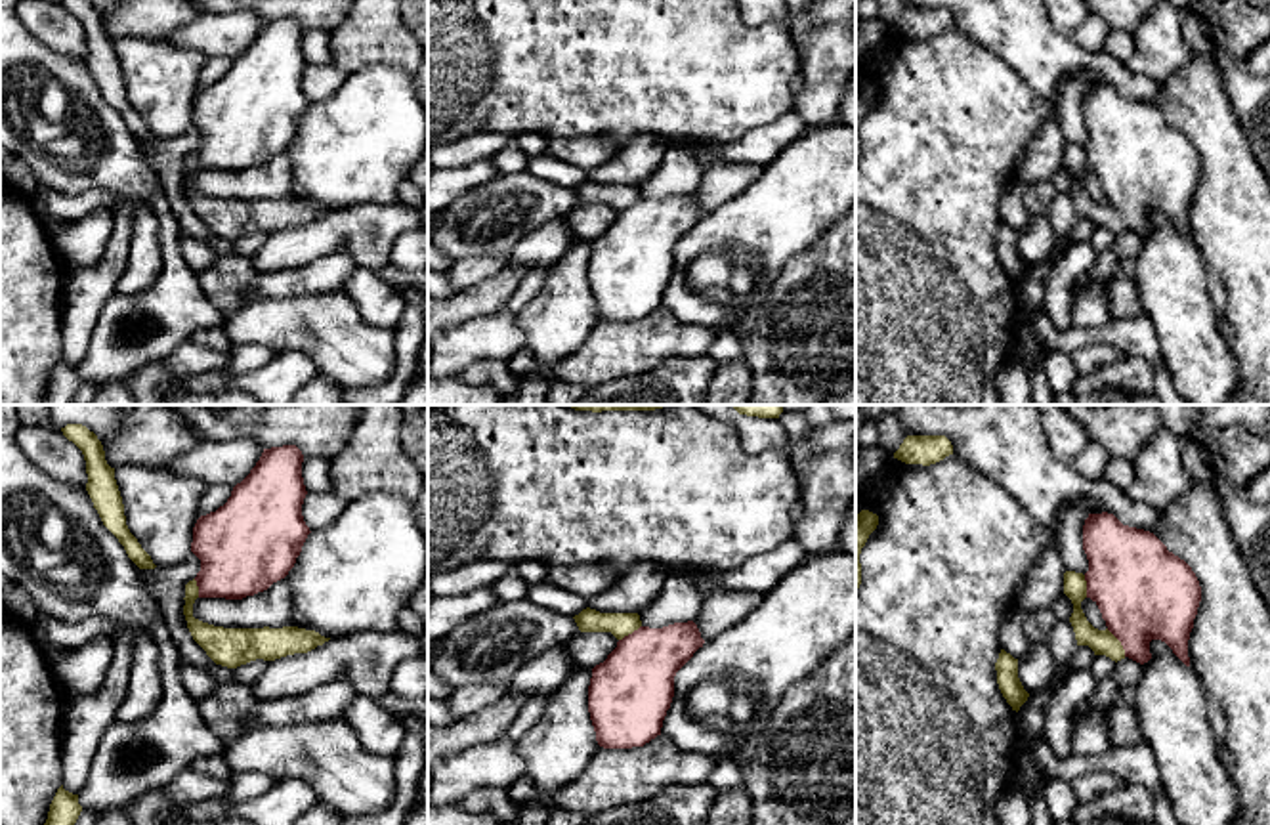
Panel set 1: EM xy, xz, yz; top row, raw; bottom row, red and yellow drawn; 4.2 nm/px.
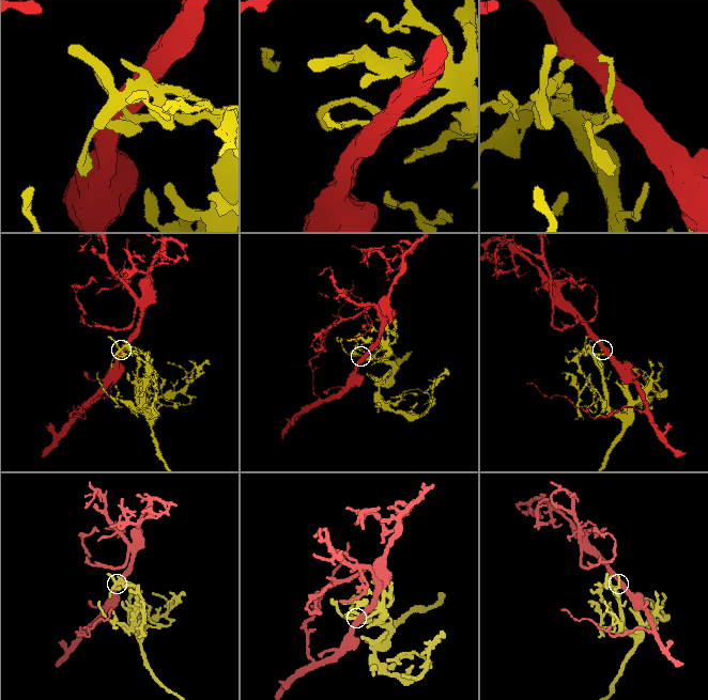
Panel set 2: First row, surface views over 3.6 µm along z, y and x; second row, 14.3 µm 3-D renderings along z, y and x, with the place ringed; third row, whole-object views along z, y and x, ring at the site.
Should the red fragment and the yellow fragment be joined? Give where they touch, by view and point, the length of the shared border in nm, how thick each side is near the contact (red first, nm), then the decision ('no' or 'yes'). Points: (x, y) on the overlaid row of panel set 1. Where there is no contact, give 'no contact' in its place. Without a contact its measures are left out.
yz (1120, 640) | 150 nm | 400/110 nm | no

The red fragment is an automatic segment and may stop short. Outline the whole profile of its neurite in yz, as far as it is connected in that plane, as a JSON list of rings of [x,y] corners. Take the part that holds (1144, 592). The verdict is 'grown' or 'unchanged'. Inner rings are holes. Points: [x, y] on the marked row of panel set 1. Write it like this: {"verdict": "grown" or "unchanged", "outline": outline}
{"verdict": "unchanged", "outline": [[[1108,512],[1089,514],[1085,519],[1083,550],[1089,560],[1087,598],[1098,605],[1125,657],[1144,665],[1152,659],[1150,642],[1161,640],[1190,666],[1188,640],[1201,602],[1201,586],[1192,567],[1154,533],[1123,525]]]}

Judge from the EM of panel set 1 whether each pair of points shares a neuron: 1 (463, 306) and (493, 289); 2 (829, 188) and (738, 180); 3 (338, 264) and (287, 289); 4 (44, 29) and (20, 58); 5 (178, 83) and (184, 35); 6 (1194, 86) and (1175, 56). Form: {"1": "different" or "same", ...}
{"1": "same", "2": "different", "3": "same", "4": "different", "5": "different", "6": "different"}

